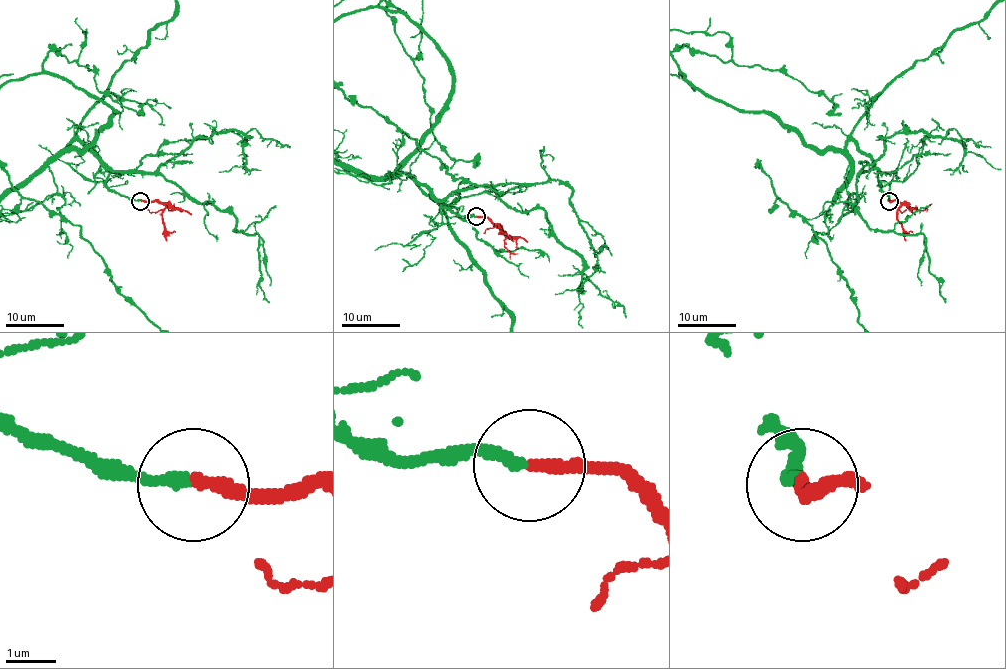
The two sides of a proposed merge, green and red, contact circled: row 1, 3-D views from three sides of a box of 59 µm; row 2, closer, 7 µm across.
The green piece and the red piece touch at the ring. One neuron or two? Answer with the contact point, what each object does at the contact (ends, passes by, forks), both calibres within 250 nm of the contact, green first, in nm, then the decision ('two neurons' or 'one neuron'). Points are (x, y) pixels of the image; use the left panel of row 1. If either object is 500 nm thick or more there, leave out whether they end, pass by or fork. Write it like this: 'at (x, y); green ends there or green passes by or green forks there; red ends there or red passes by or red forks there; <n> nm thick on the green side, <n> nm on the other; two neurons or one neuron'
at (140, 201); green ends there; red ends there; 220 nm thick on the green side, 240 nm on the other; one neuron

